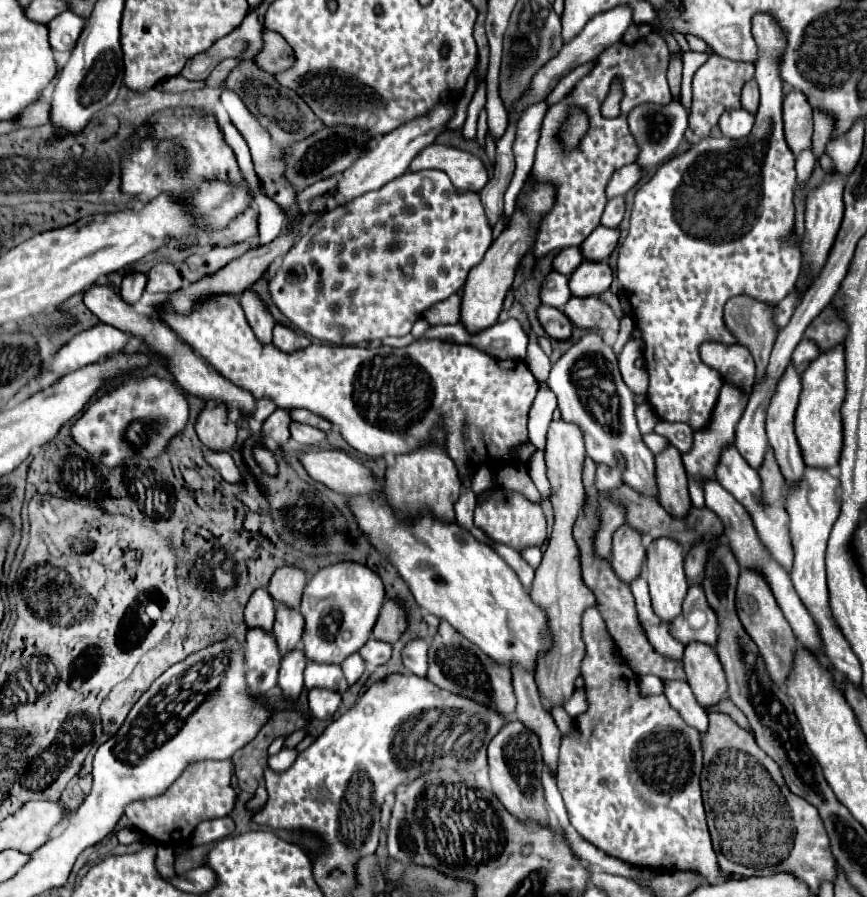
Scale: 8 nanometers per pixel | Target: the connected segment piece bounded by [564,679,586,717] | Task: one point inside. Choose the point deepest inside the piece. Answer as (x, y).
(576, 704)

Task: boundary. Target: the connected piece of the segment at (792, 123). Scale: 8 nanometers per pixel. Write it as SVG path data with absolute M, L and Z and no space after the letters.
M792 91L784 97L784 133L794 155L812 149L812 109L802 91Z

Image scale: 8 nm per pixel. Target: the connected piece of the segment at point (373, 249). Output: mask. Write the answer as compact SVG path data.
M442 171L406 173L378 191L328 209L286 253L280 269L268 275L272 301L306 335L334 345L402 337L434 303L458 293L468 271L482 261L492 243L480 195L458 191Z

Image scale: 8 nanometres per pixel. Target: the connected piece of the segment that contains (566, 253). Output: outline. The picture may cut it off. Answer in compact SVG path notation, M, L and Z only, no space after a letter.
M566 247L554 259L554 269L562 275L570 275L584 261L580 247Z

